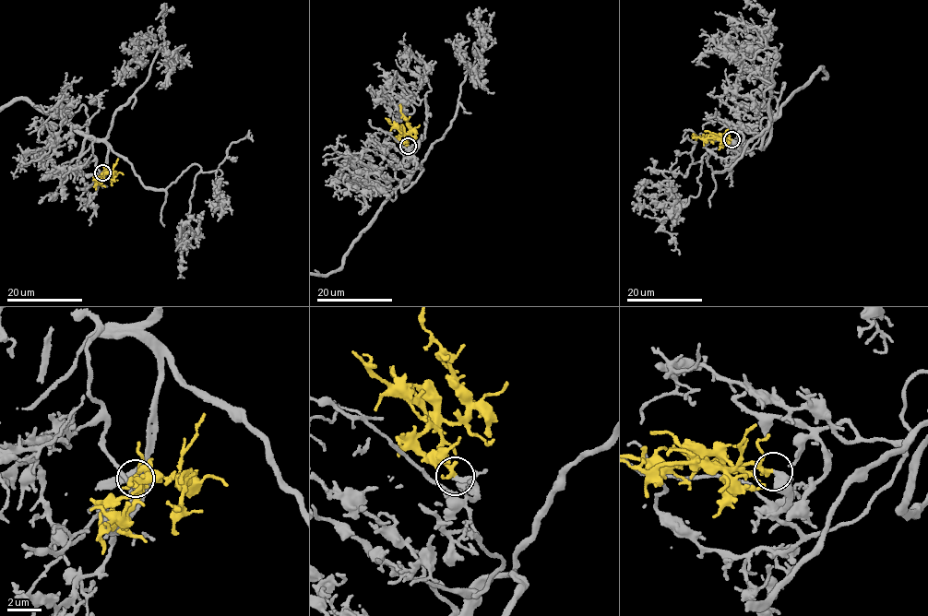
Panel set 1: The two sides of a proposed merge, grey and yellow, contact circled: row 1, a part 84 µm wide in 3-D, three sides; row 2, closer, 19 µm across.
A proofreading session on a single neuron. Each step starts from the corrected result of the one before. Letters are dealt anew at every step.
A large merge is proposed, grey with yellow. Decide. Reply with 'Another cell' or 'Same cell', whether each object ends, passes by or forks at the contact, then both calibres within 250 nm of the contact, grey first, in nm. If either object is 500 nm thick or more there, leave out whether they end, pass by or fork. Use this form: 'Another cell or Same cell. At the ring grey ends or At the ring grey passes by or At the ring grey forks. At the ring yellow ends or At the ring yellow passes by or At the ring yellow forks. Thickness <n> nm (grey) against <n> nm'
Same cell. Thickness 500 nm (grey) against 170 nm

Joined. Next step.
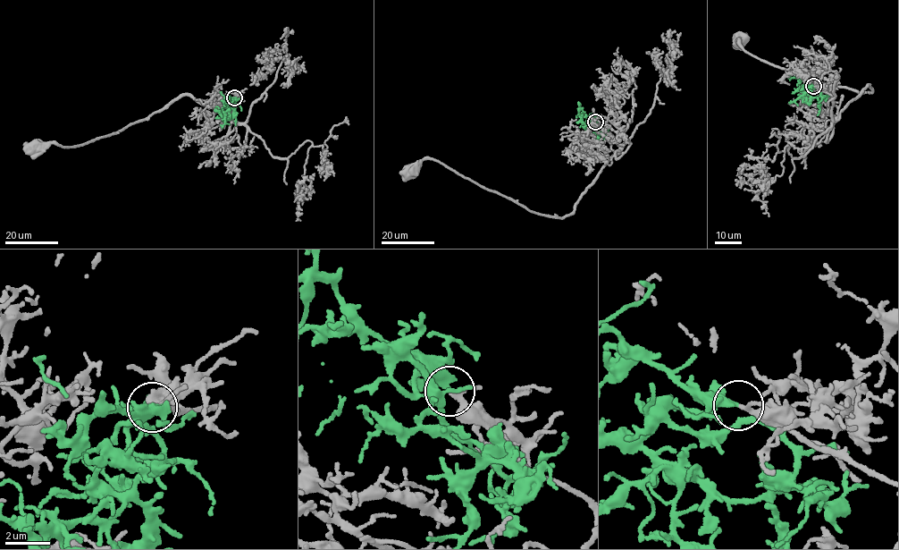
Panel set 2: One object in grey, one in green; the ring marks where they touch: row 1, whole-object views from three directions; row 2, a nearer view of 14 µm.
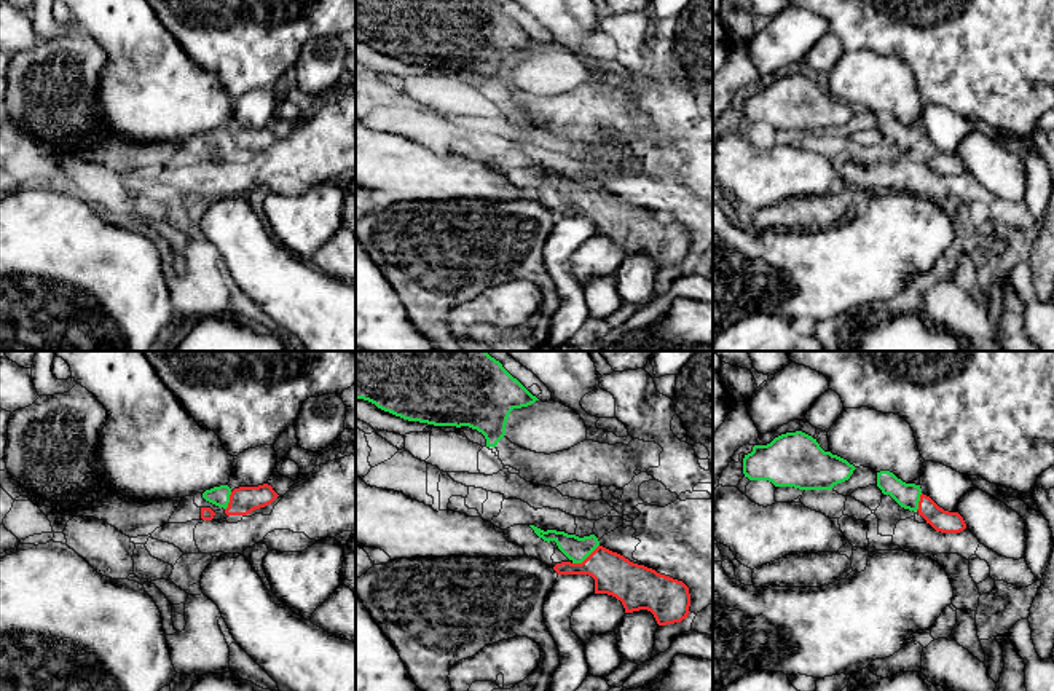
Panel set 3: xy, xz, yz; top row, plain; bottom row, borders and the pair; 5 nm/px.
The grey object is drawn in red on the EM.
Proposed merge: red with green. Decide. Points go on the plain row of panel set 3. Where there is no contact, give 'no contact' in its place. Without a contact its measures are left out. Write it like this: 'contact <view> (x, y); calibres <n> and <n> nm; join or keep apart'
contact xz (587, 200); calibres 200 and 120 nm; join

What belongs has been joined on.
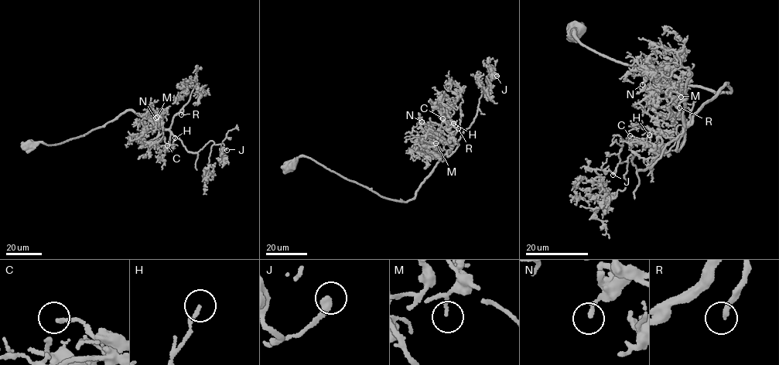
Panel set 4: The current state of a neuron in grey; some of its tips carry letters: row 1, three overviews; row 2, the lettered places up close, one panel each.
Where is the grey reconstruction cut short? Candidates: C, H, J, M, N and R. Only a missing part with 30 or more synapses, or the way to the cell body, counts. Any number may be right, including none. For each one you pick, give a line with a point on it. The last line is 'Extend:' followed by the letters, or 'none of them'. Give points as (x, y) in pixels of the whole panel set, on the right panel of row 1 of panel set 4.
J: (613, 175)
R: (679, 107)
Extend: J, R

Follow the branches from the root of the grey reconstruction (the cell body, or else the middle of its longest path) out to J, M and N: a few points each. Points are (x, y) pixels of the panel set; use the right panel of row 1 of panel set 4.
J: (575, 28), (611, 59), (732, 90), (719, 88), (651, 166), (638, 170), (630, 155), (613, 175)
M: (575, 28), (611, 59), (732, 90), (719, 88), (691, 120), (688, 107), (669, 105), (667, 97), (681, 97)
N: (575, 28), (611, 59), (732, 90), (719, 88), (691, 120), (686, 97), (650, 78), (642, 84)

